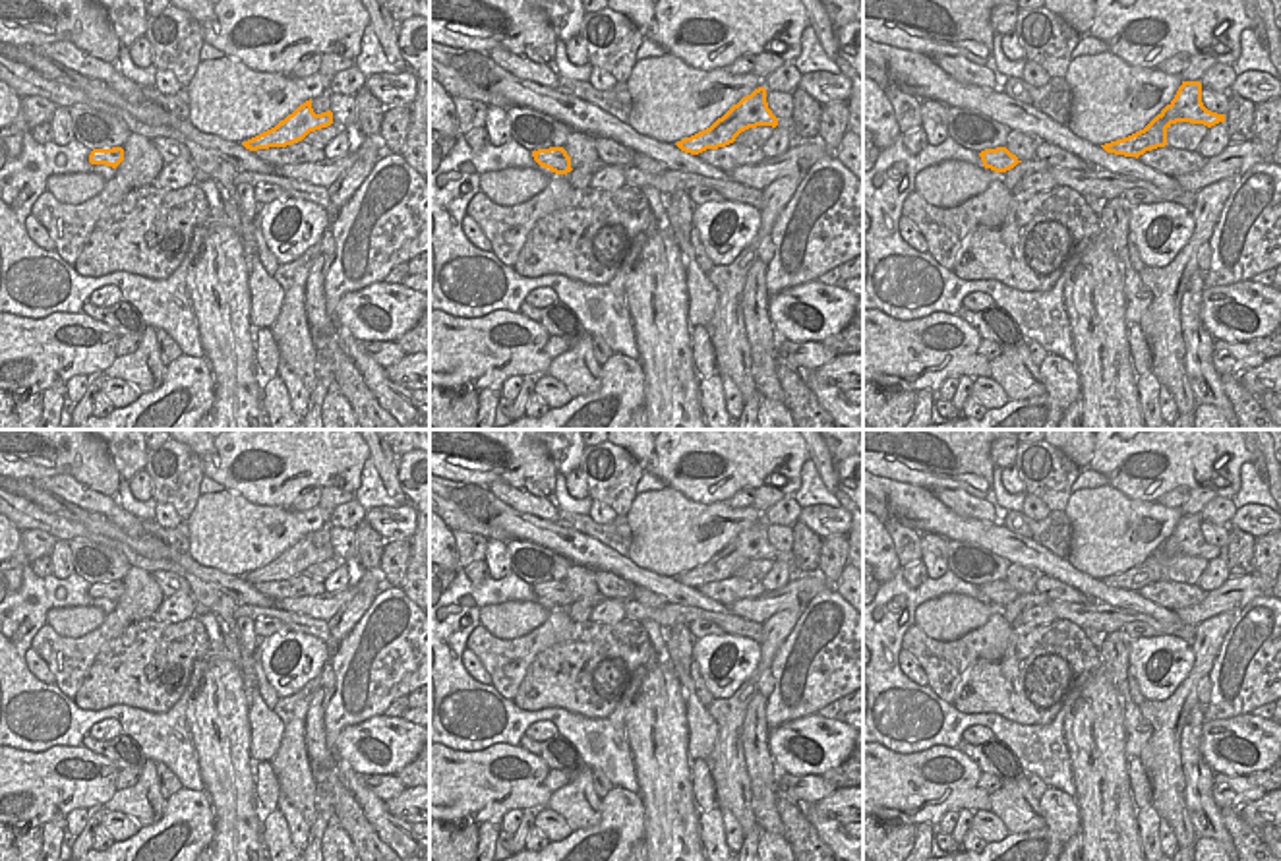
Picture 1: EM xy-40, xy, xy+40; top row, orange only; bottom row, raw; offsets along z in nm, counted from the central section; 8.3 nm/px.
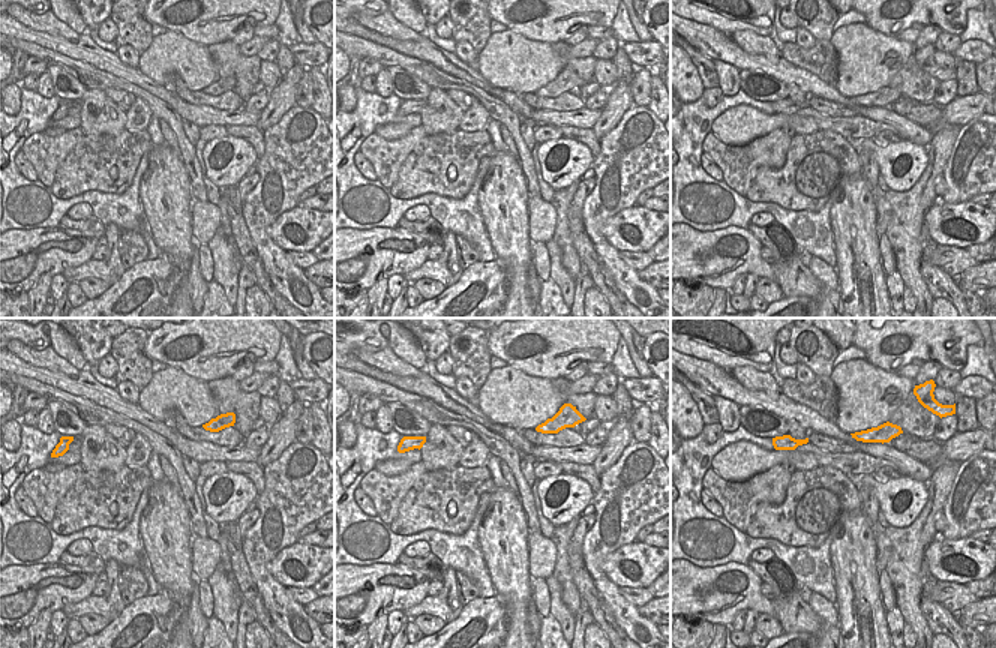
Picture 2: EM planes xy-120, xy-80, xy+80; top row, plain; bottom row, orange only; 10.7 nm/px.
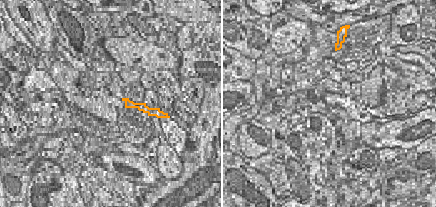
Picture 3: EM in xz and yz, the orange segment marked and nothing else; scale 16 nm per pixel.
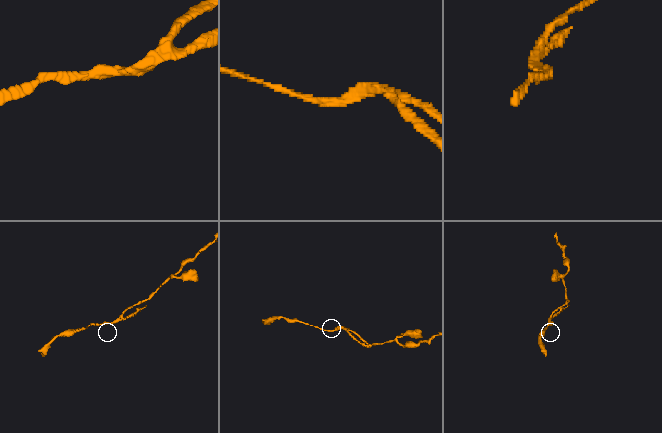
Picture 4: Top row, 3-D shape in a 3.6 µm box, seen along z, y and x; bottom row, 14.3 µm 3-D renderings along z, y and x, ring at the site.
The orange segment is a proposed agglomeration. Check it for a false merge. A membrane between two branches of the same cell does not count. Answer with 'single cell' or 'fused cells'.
fused cells

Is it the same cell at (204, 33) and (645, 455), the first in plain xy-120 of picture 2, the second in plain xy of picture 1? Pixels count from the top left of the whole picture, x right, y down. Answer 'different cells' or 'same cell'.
different cells

